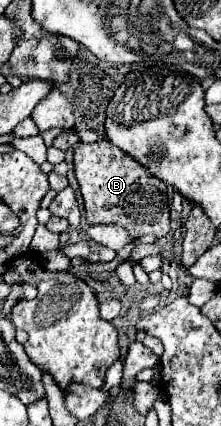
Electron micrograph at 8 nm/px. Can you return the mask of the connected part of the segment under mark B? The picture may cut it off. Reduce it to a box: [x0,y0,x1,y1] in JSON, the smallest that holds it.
[73,139,169,239]

